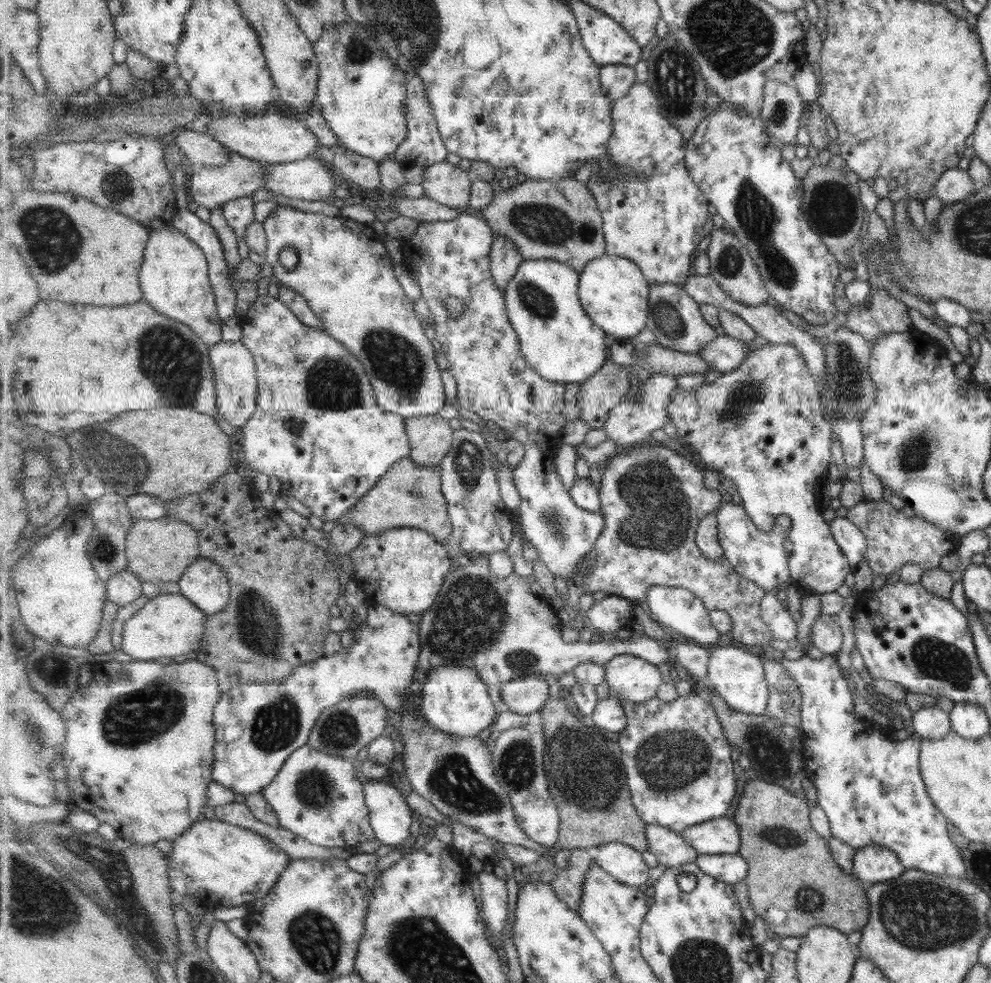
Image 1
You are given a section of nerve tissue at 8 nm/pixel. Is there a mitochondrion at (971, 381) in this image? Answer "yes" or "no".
no

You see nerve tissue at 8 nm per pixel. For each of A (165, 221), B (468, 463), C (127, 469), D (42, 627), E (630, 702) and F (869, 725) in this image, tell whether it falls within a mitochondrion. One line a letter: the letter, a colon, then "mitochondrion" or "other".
A: other
B: mitochondrion
C: mitochondrion
D: other
E: other
F: other

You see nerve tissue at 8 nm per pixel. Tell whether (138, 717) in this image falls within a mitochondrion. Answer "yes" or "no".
yes

